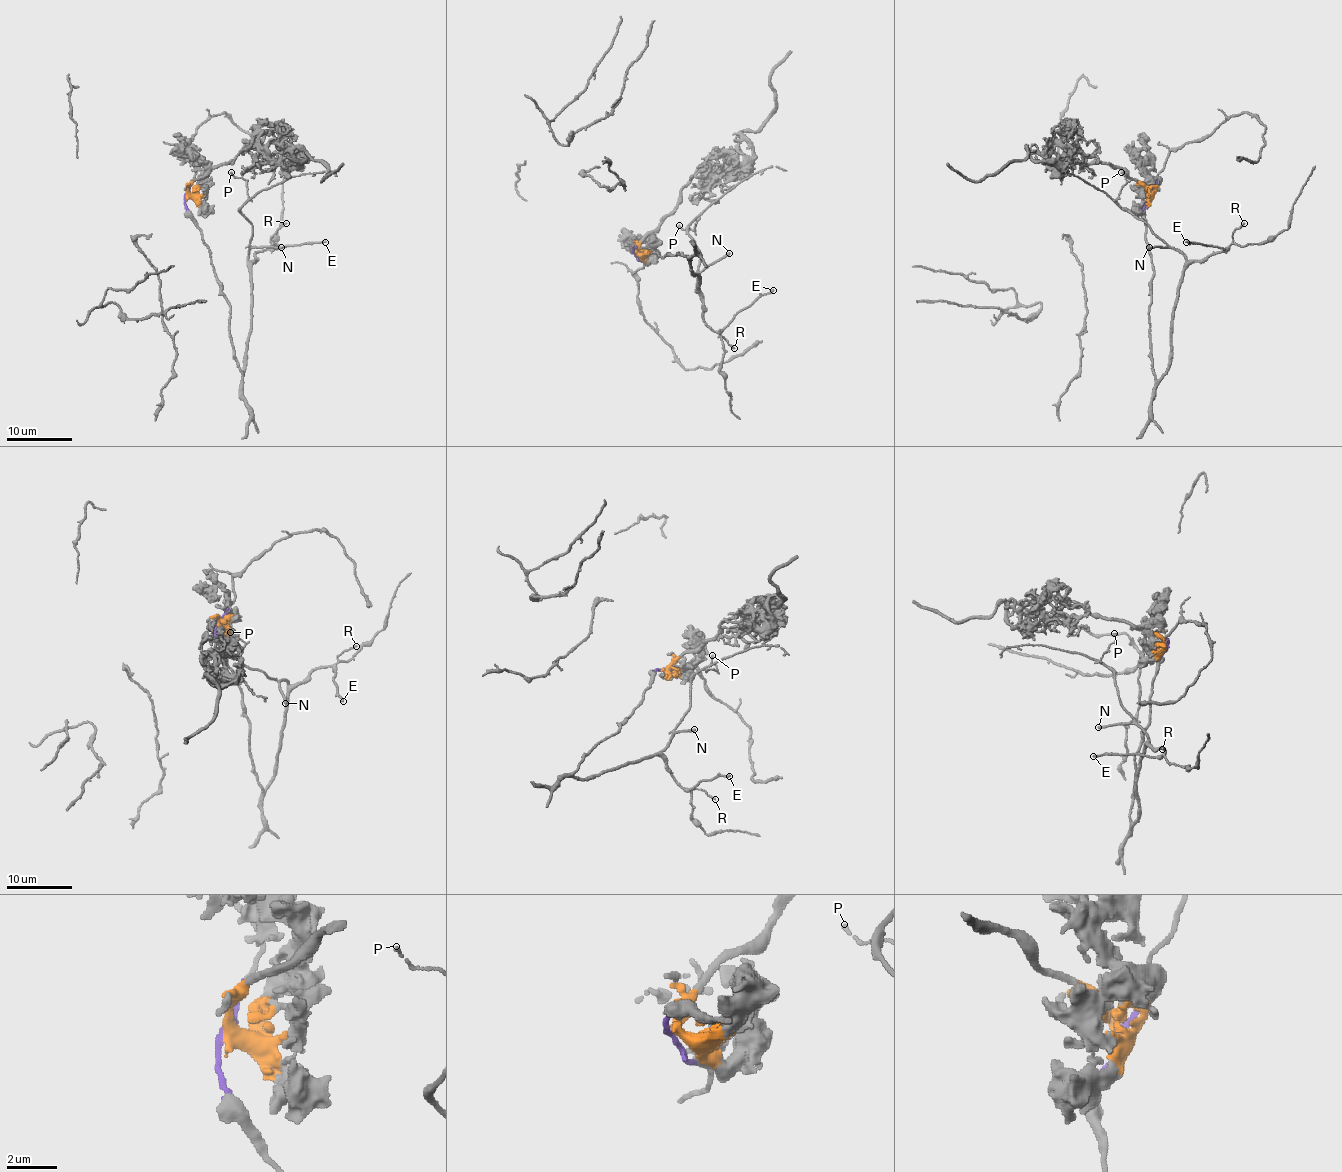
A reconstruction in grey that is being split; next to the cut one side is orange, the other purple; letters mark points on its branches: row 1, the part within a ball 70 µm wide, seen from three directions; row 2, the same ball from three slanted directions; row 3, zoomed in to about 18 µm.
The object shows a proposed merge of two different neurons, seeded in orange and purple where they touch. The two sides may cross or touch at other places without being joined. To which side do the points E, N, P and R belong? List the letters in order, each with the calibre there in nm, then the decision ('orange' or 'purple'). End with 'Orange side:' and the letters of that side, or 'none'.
E: 170 nm thick; purple
N: 190 nm thick; purple
P: 110 nm thick; purple
R: 100 nm thick; purple
Orange side: none

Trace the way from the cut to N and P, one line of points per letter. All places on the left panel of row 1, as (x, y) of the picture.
N: (185, 194), (187, 215), (200, 230), (229, 305), (233, 357), (242, 380), (247, 258), (251, 248), (282, 248)
P: (185, 194), (229, 305), (242, 380), (252, 225), (241, 212), (246, 181), (231, 171)

